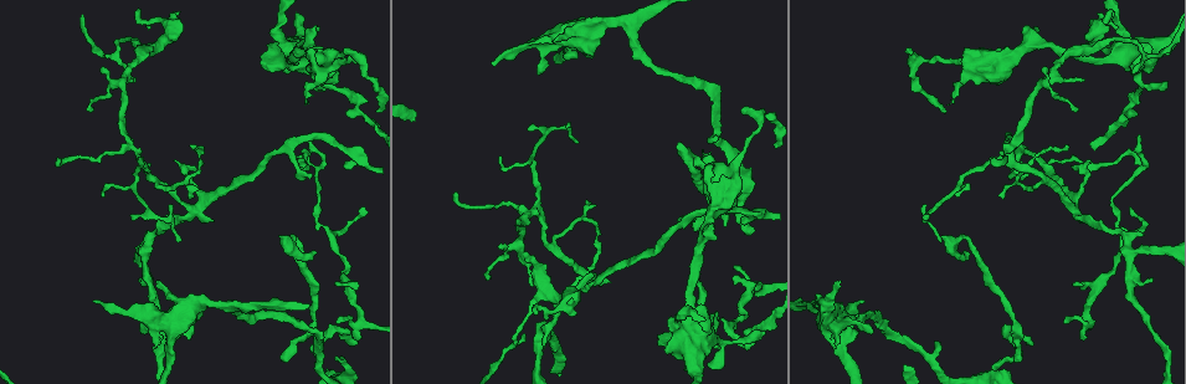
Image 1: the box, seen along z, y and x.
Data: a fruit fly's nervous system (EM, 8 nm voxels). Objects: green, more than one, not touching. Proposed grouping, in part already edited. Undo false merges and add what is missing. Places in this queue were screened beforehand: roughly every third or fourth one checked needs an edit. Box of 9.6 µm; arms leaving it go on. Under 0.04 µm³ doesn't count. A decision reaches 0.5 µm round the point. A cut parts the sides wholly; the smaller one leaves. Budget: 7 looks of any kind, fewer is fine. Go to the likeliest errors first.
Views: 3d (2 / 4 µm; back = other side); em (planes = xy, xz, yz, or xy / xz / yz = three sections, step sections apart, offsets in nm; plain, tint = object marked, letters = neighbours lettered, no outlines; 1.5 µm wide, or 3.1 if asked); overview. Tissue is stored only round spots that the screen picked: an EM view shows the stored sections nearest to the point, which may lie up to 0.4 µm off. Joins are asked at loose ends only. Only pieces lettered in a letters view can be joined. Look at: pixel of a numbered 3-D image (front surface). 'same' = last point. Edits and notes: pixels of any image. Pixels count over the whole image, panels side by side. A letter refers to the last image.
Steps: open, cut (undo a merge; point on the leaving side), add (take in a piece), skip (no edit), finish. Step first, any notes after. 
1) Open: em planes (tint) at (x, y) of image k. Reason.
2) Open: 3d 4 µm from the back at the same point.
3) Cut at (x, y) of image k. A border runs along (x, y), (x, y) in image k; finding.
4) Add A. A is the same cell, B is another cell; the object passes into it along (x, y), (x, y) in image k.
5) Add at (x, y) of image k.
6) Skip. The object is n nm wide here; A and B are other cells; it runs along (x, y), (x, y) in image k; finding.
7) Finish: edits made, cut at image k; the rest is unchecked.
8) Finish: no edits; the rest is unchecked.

Open: em planes (plain) at (151, 49) of image 1.

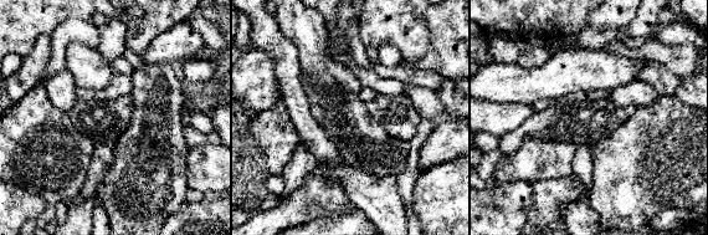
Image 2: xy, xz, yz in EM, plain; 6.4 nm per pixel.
Open: em planes (tint) at the same point. Where the object lies.

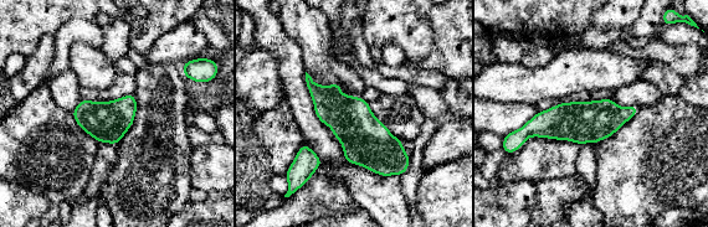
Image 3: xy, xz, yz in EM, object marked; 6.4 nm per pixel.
Open: em planes (letters) at the same point.

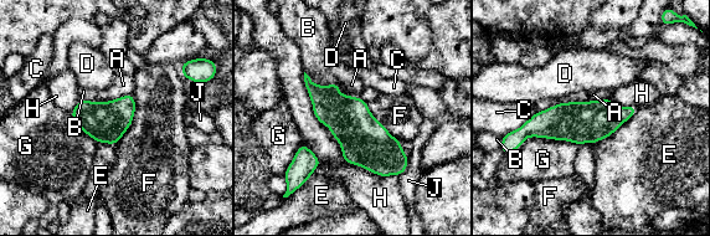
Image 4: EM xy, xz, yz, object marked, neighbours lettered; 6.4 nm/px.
Skip. A, B, C, D, E, F, G, H and J are other cells; it runs along (308, 82), (377, 152), (400, 170) in image 4; continuous, no second neuron.

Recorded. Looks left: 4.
Open: 3d 2 µm at (282, 361) of image 1. Thin end.

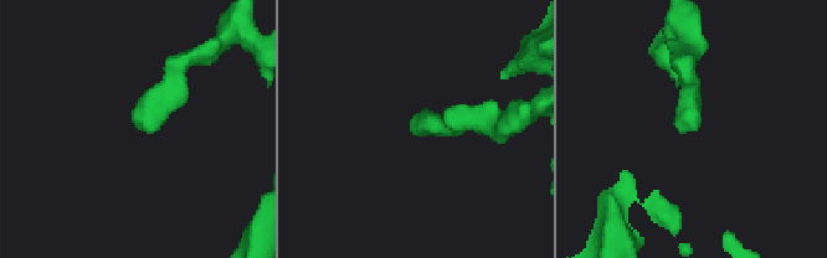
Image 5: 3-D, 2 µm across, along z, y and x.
Open: em xy step 8 (tint) at (694, 126) of image 5.

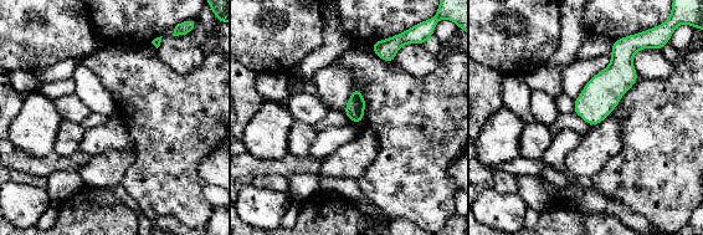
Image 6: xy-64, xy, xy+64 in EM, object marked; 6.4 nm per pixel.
Open: em planes (letters) at the same point. Another direction.

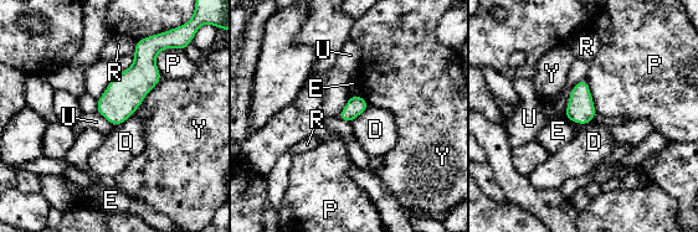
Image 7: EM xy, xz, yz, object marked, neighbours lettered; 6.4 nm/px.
Skip. The object is 120 nm wide here; D, E, P, R, U and Y are other cells; a border runs along (139, 104), (129, 117), (114, 125) in image 7; none of them fits.

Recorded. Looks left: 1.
Finish: no edits; the rest is unchecked.

